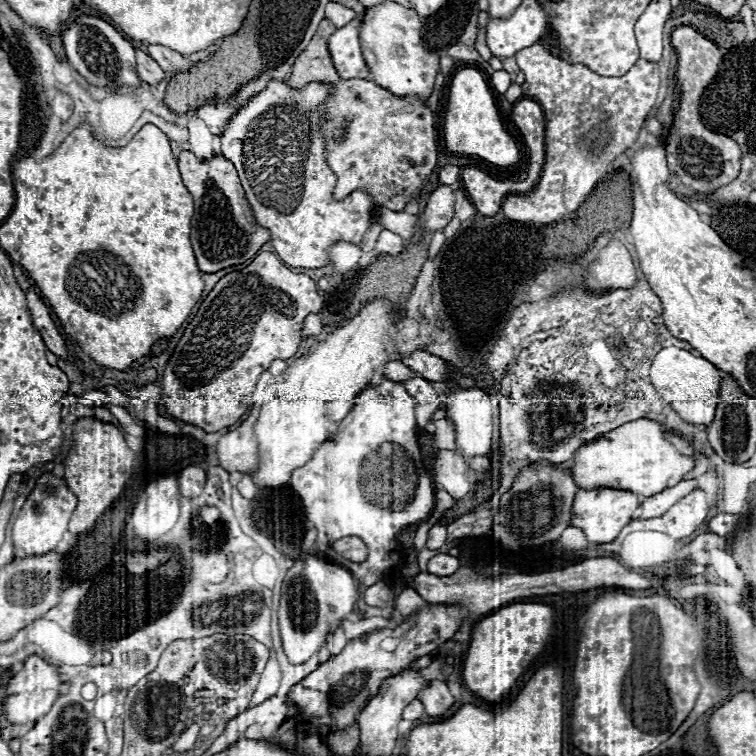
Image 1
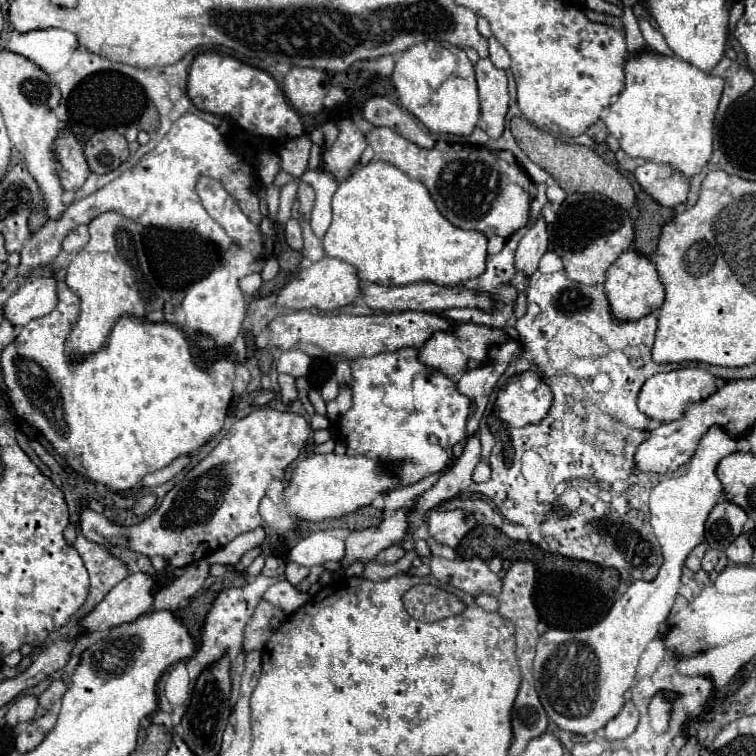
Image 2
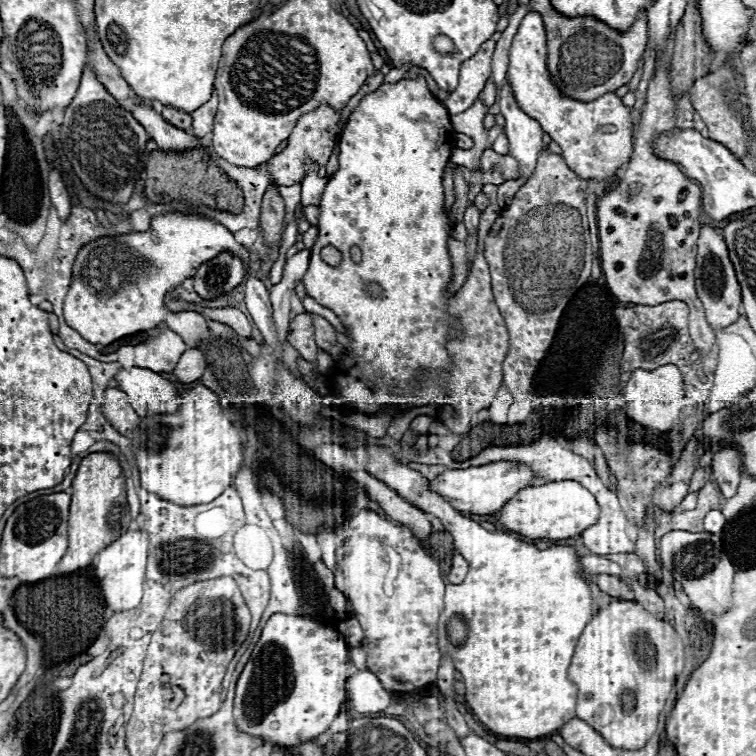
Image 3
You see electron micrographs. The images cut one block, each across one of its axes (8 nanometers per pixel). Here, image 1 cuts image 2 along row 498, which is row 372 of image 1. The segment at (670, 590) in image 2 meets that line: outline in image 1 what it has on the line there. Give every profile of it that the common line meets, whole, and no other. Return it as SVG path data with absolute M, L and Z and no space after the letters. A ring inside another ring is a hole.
M668 346L656 354L650 366L650 380L660 398L676 410L684 422L692 426L708 426L712 422L720 388L720 370L712 362L690 350Z

